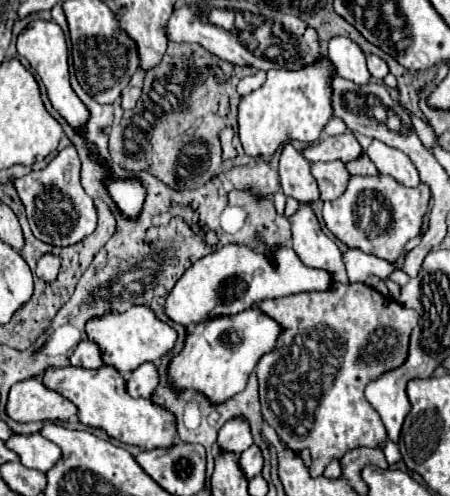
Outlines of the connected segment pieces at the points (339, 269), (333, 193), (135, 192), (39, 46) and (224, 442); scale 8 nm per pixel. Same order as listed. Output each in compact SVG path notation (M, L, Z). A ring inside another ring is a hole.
M302 205L292 217L292 249L304 265L332 273L332 279L338 283L350 283L340 249L322 233L310 205Z
M328 161L328 163L312 163L312 175L318 181L322 201L338 199L346 185L348 185L348 171L342 161Z
M126 179L126 181L108 181L108 193L116 201L118 209L128 215L136 217L142 209L146 189L138 179Z
M34 19L30 21L30 25L18 35L18 41L16 41L16 47L18 47L18 55L24 57L30 67L40 75L42 83L46 85L46 91L48 91L48 97L54 105L54 109L76 129L80 129L86 121L88 121L88 109L86 105L78 99L78 95L72 91L70 87L69 76L69 51L68 45L66 45L66 37L64 37L64 31L60 29L60 25L50 19L50 21L44 21L44 19Z
M242 417L226 421L224 427L218 431L216 447L224 449L224 453L240 455L250 445L252 445L252 435L250 435L250 429Z

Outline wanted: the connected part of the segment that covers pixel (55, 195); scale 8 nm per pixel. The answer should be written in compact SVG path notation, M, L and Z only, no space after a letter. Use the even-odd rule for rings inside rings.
M68 145L44 169L30 171L28 175L10 181L18 191L18 197L26 209L30 229L36 239L48 245L68 247L80 243L84 237L94 233L98 225L98 213L92 197L88 197L80 185L80 167L80 157L74 145Z

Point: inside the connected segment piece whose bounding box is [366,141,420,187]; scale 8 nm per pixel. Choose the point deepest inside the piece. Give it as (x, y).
(390, 161)

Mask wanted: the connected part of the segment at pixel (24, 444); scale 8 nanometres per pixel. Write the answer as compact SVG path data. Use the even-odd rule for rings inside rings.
M12 433L12 437L6 441L6 447L18 455L22 465L42 473L46 473L60 459L60 447L44 439L40 433Z

